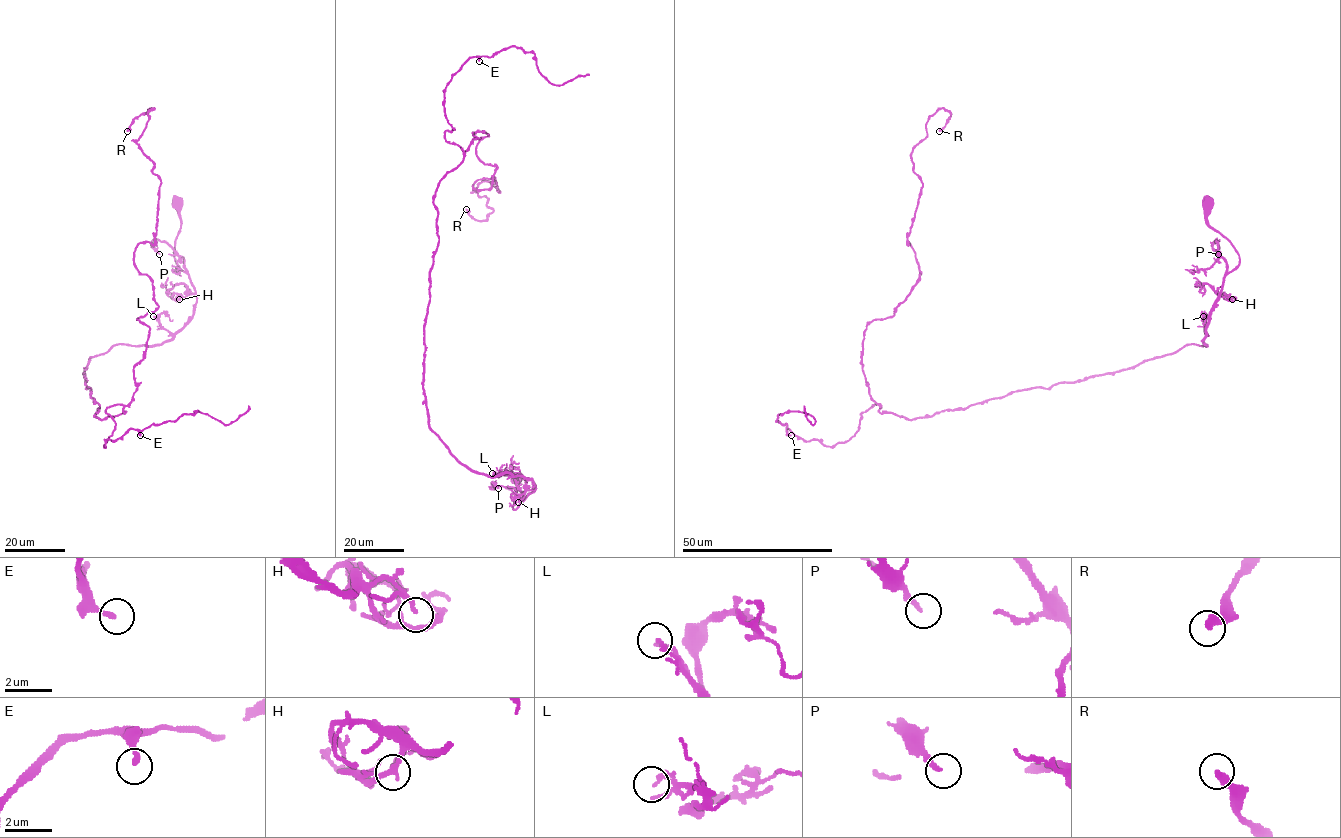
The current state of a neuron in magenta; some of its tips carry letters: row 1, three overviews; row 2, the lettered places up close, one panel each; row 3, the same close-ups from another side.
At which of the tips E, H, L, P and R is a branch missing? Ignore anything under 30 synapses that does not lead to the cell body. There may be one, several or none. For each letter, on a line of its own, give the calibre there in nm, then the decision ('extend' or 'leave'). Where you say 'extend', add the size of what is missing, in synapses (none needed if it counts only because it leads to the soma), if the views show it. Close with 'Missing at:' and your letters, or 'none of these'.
E: 200 nm | leave
H: 140 nm | leave
L: 150 nm | leave
P: 190 nm | leave
R: 380 nm | leave
Missing at: none of these

